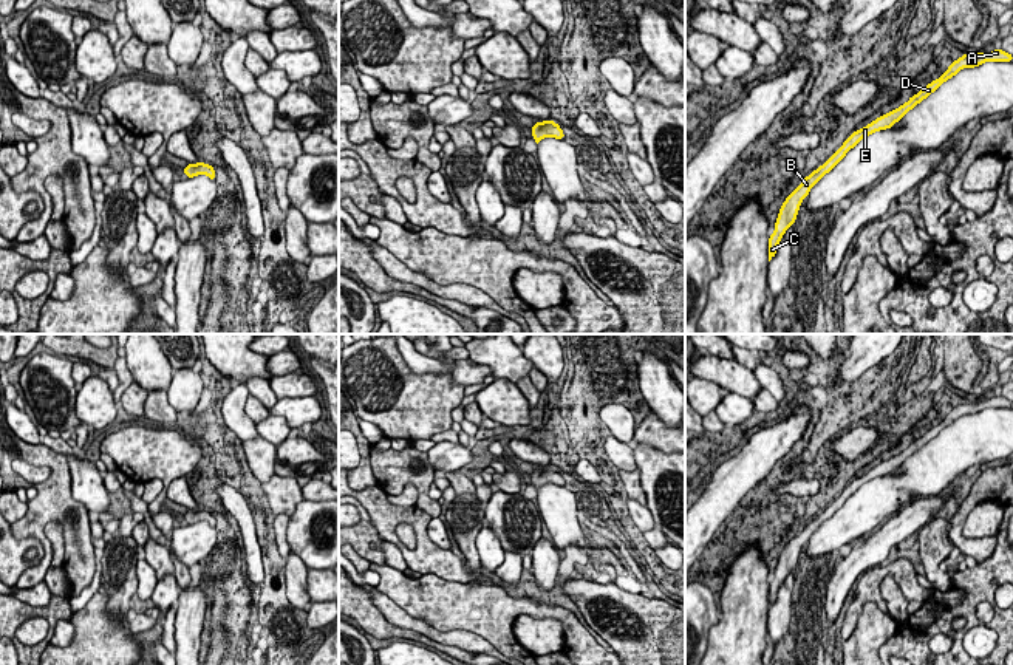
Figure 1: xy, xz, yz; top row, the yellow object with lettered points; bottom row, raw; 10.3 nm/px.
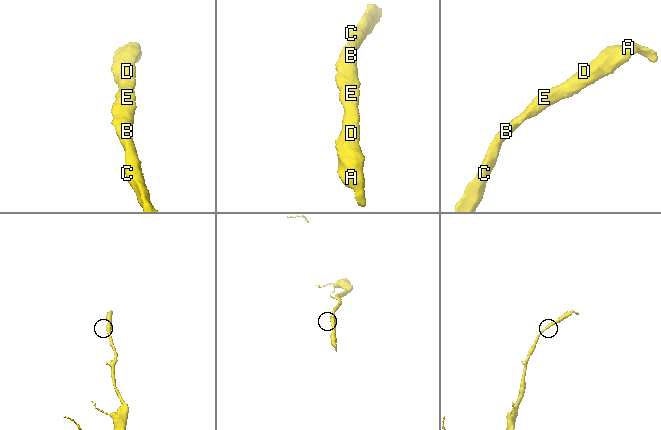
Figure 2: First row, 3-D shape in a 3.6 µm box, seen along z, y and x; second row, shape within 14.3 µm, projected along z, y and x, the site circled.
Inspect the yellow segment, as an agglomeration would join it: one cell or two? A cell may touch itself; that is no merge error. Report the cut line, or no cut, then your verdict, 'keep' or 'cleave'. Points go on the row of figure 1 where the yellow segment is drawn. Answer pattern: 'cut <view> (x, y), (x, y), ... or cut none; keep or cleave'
cut none; keep

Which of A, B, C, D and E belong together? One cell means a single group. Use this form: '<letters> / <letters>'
A B C D E

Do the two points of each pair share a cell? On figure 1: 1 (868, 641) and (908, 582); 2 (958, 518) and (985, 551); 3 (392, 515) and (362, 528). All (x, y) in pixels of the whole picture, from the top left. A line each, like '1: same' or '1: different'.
1: same
2: same
3: different

